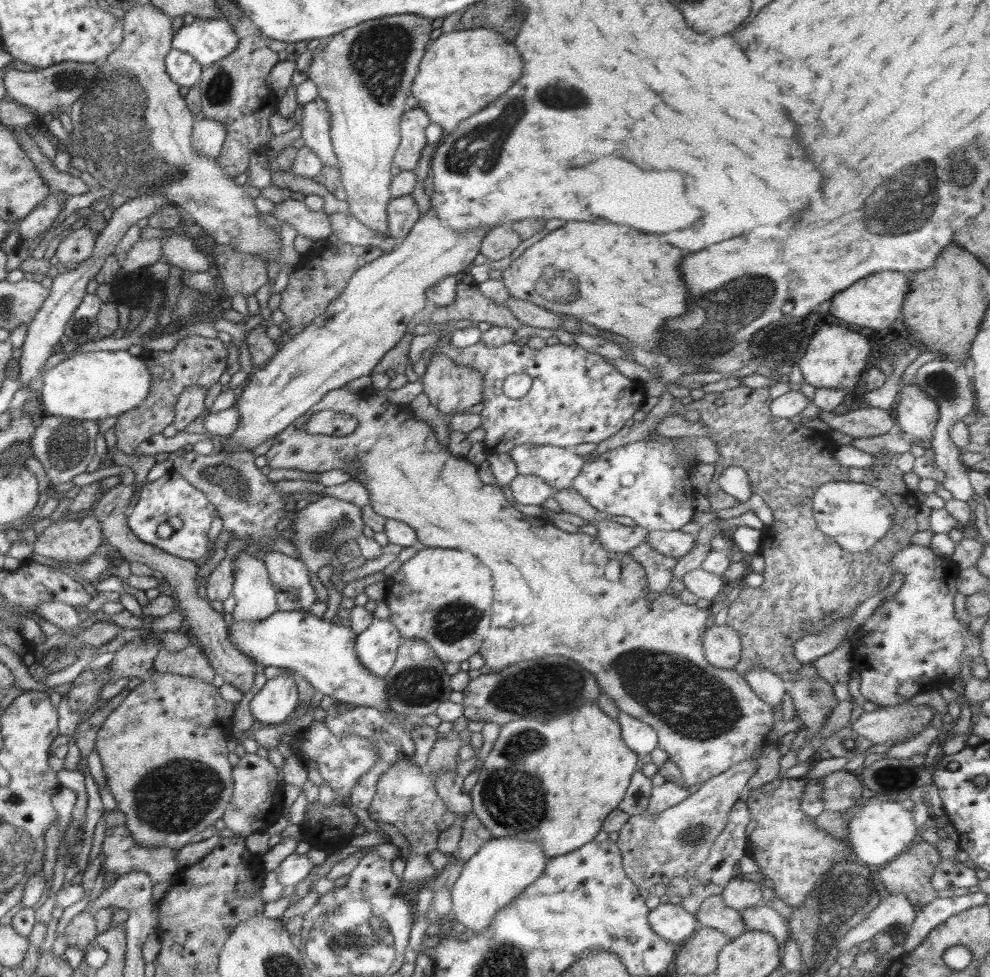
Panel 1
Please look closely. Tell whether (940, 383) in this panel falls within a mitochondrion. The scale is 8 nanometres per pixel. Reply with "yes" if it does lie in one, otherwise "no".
yes

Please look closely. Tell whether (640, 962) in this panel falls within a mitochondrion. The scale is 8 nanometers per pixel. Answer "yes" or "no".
no

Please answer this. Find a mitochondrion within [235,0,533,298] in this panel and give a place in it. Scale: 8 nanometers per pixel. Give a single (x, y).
(378, 57)

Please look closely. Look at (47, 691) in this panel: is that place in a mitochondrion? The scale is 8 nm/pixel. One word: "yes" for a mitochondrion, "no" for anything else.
no

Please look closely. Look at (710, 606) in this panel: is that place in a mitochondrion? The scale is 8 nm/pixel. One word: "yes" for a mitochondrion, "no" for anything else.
no

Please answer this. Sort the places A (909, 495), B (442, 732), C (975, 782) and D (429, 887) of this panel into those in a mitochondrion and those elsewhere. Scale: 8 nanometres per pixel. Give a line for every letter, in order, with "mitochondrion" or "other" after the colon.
A: other
B: other
C: other
D: other

